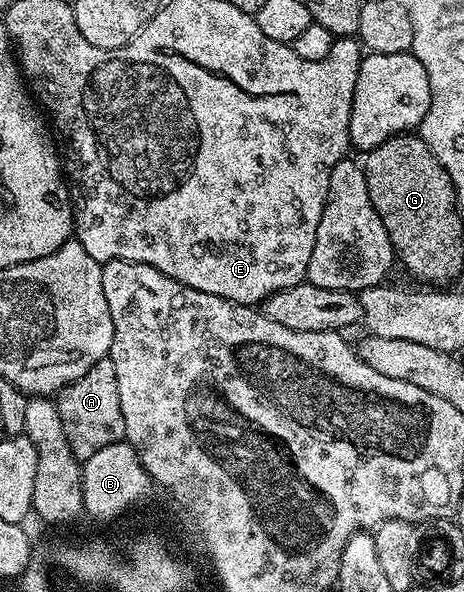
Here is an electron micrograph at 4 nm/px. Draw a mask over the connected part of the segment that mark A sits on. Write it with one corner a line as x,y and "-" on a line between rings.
110,357
97,361
84,375
57,393
61,425
65,425
71,452
86,461
110,443
118,443
127,434
125,417
121,413
121,396
117,393
117,368

